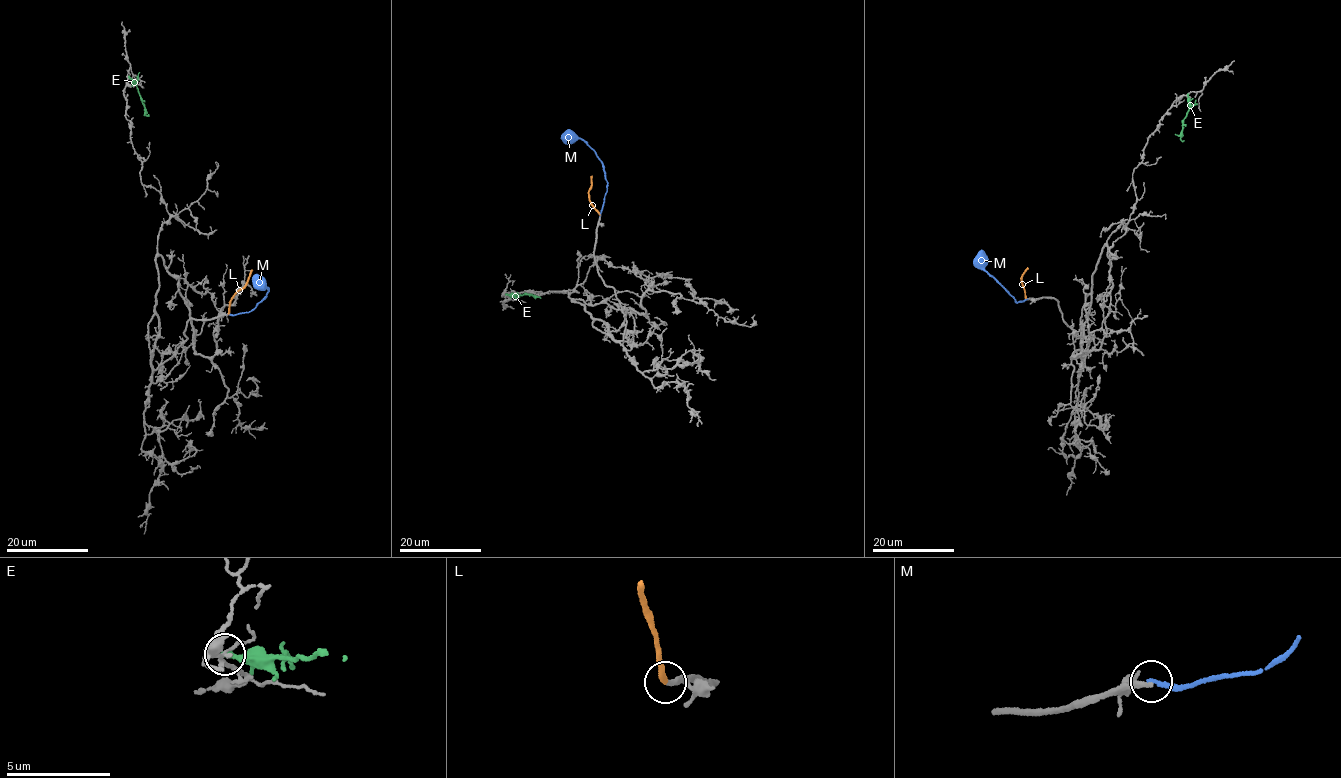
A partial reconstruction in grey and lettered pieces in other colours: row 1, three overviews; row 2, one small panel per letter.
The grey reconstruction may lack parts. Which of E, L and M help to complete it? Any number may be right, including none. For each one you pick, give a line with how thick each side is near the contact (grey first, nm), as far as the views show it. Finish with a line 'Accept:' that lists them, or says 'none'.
L: 220/260 nm
Accept: L

